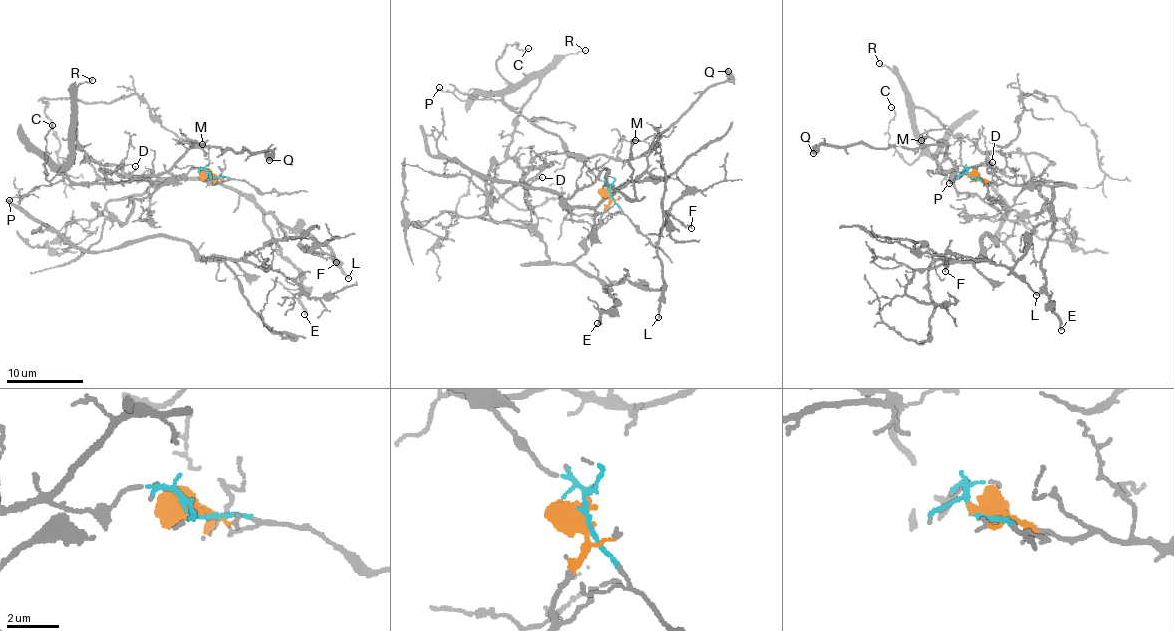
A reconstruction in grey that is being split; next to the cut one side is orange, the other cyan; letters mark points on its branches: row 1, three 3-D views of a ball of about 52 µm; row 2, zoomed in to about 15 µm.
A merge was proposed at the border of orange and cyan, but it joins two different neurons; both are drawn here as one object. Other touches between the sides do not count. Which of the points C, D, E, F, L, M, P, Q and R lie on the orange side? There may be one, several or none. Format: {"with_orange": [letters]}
{"with_orange": ["D", "E", "F", "L"]}

